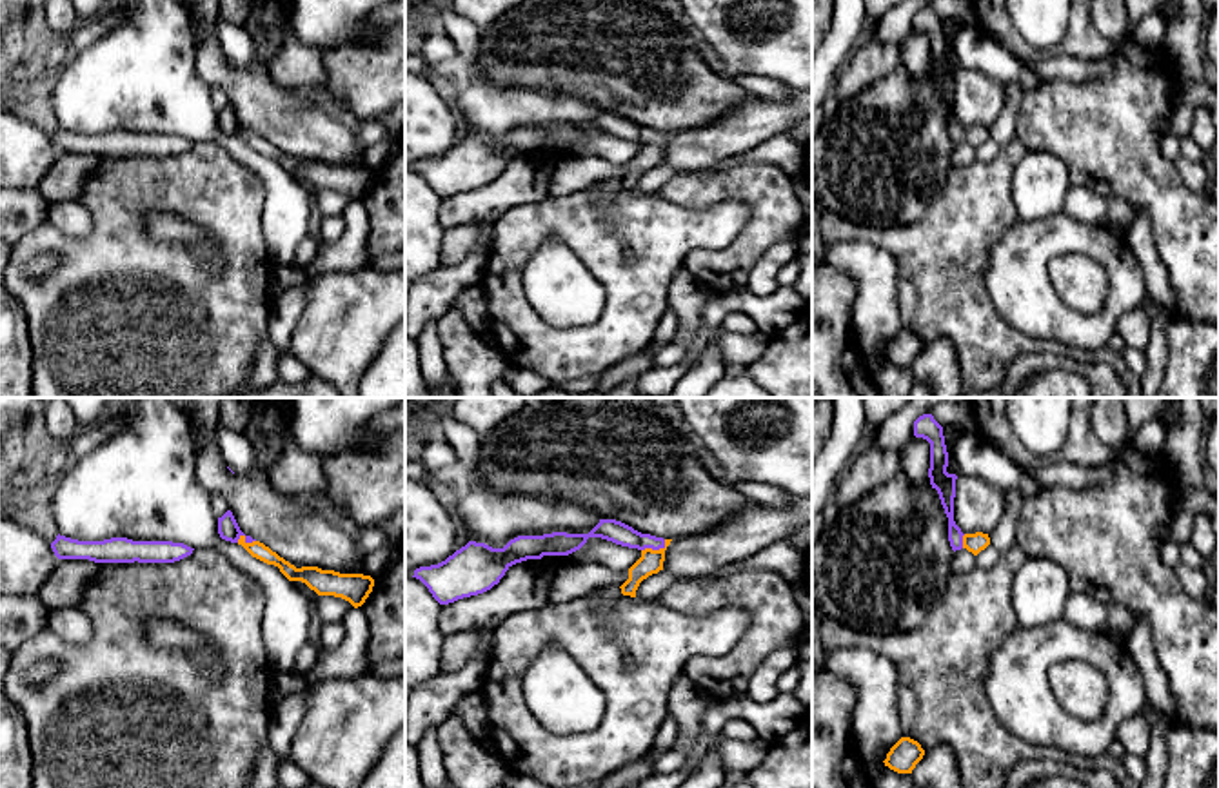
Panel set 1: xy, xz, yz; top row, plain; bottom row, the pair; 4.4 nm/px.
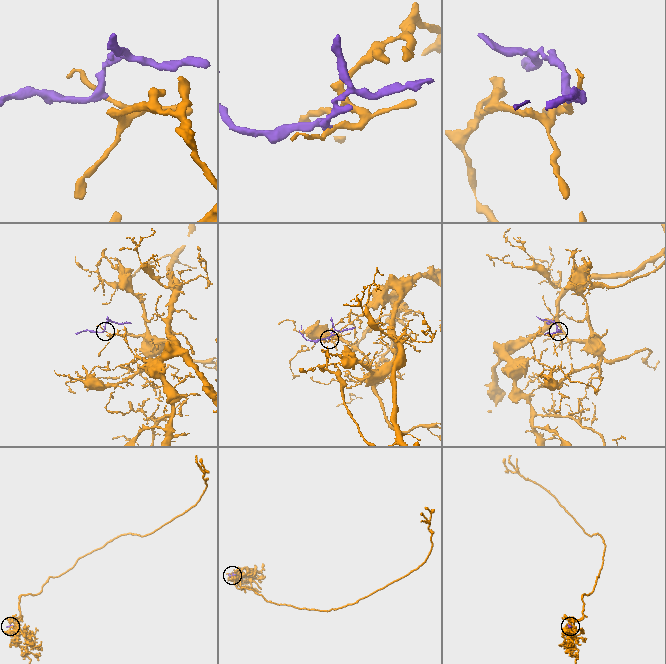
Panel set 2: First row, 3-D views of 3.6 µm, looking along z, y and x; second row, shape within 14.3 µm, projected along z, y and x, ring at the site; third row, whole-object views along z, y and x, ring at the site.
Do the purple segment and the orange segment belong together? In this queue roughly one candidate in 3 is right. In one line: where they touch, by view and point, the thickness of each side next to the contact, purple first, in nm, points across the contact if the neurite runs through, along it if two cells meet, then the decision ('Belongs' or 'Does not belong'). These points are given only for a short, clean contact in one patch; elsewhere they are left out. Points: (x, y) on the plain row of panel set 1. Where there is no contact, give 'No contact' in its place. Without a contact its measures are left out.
Touches purple at xz (654, 142). Thickness 100 nm (purple) against 110 nm. Path across: xz (618, 126), (645, 135), (654, 142), (651, 155). Belongs

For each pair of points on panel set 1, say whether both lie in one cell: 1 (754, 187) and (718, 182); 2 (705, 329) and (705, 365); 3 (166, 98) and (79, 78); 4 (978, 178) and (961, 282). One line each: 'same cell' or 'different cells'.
1: same cell
2: different cells
3: same cell
4: same cell

